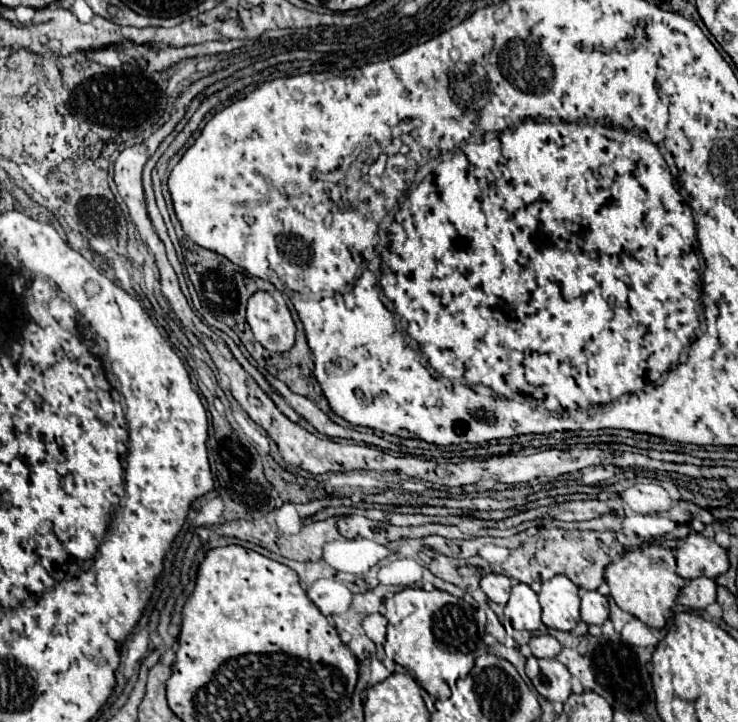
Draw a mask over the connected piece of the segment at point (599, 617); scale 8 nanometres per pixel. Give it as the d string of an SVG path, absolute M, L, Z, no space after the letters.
M582 591L580 599L582 599L580 615L584 623L602 625L608 619L610 609L608 609L608 599L604 595L600 595L598 591Z

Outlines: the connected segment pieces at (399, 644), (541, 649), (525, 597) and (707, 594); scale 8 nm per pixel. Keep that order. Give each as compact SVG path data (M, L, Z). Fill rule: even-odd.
M408 587L394 593L384 607L384 617L388 619L385 654L402 665L418 681L418 685L422 685L436 699L450 697L450 689L444 689L442 681L450 685L456 679L466 677L474 665L474 659L488 651L476 623L476 609L446 591Z
M536 635L530 639L530 649L536 657L556 657L560 653L560 643L552 635Z
M516 583L512 587L510 599L504 605L504 615L512 621L514 629L538 631L542 627L538 595L528 585L522 583Z
M708 577L690 579L676 601L690 609L706 609L716 601L716 581Z

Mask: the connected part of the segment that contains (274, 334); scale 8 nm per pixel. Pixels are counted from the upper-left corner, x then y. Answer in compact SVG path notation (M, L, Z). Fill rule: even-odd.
M256 291L246 305L246 321L262 347L274 353L294 345L296 325L286 303L278 303L268 291Z

